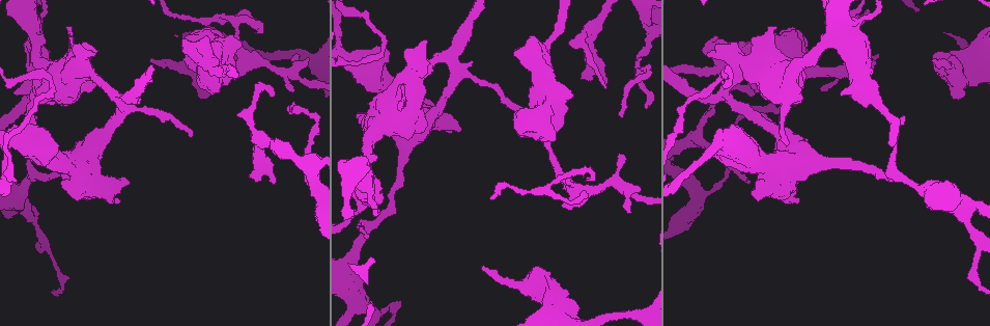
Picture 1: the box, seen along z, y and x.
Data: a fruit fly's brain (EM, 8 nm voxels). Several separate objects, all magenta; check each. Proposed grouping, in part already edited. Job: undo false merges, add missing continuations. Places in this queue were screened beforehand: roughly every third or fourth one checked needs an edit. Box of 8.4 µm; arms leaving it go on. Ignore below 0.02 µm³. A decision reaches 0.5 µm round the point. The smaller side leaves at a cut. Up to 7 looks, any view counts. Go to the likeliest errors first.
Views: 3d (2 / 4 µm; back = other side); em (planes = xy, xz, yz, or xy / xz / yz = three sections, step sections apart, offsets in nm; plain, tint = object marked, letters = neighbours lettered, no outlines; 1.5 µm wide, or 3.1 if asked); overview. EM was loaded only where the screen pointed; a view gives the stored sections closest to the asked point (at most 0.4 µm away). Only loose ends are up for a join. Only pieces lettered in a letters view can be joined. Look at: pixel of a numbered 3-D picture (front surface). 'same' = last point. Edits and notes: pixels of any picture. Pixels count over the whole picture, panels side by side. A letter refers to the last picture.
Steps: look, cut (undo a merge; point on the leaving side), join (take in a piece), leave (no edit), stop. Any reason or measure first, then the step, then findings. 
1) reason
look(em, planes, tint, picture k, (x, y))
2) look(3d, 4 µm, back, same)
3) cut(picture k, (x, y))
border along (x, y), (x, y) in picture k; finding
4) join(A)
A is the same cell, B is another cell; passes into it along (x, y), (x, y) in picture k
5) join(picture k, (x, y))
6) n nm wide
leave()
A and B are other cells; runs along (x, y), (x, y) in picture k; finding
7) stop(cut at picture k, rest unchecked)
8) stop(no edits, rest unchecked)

look(3d, 2 µm, picture 1, (482, 268))

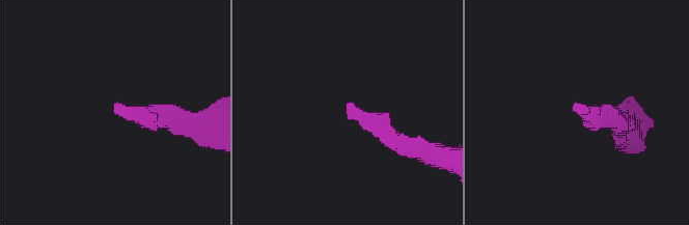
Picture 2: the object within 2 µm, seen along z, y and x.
look(em, xy, step 4, letters, picture 2, (347, 108))

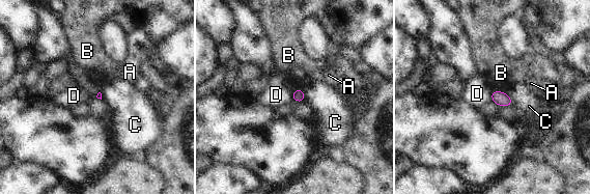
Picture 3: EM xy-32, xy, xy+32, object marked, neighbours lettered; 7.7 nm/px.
another direction
look(em, planes, letters, same)

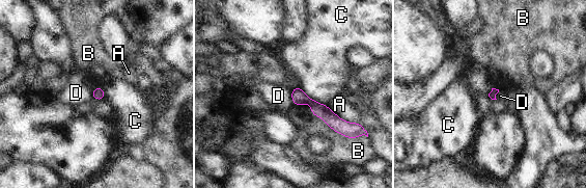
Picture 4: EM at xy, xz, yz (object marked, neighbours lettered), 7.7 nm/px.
B touches over 500 nm
leave()
A, B, C and D are other cells; no lettered piece goes on from it

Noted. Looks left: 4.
thick end
look(3d, 4 µm, back, picture 1, (187, 61))

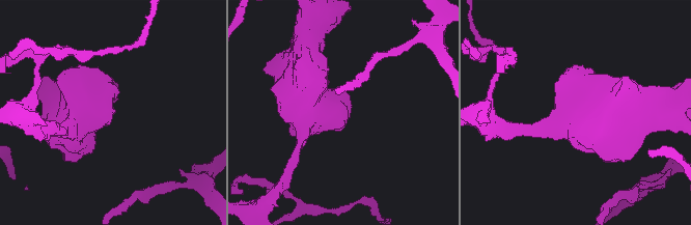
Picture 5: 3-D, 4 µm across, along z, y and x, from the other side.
now the EM
look(em, planes, letters, picture 5, (345, 123))

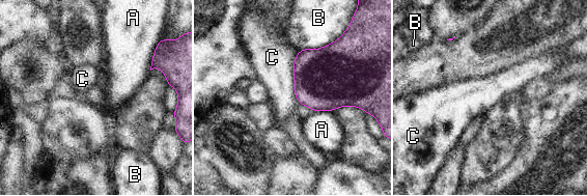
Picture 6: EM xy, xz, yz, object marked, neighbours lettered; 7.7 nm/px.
leave()
A, B and C are other cells; border along (299, 51), (294, 63), (297, 102) in picture 6; none of them fits

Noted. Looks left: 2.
thick turns thin
look(em, planes, letters, picture 1, (34, 174))

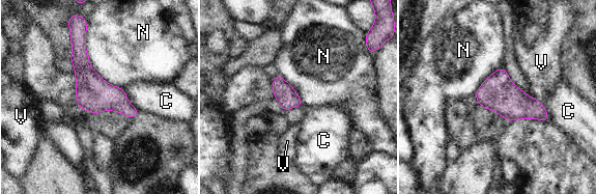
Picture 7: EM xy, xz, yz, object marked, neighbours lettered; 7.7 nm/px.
80 nm wide
leave()
C, N and V are other cells; border along (121, 88), (128, 101), (139, 110) in picture 7; continuous, no second cell

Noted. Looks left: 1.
stop(no edits, rest unchecked)

